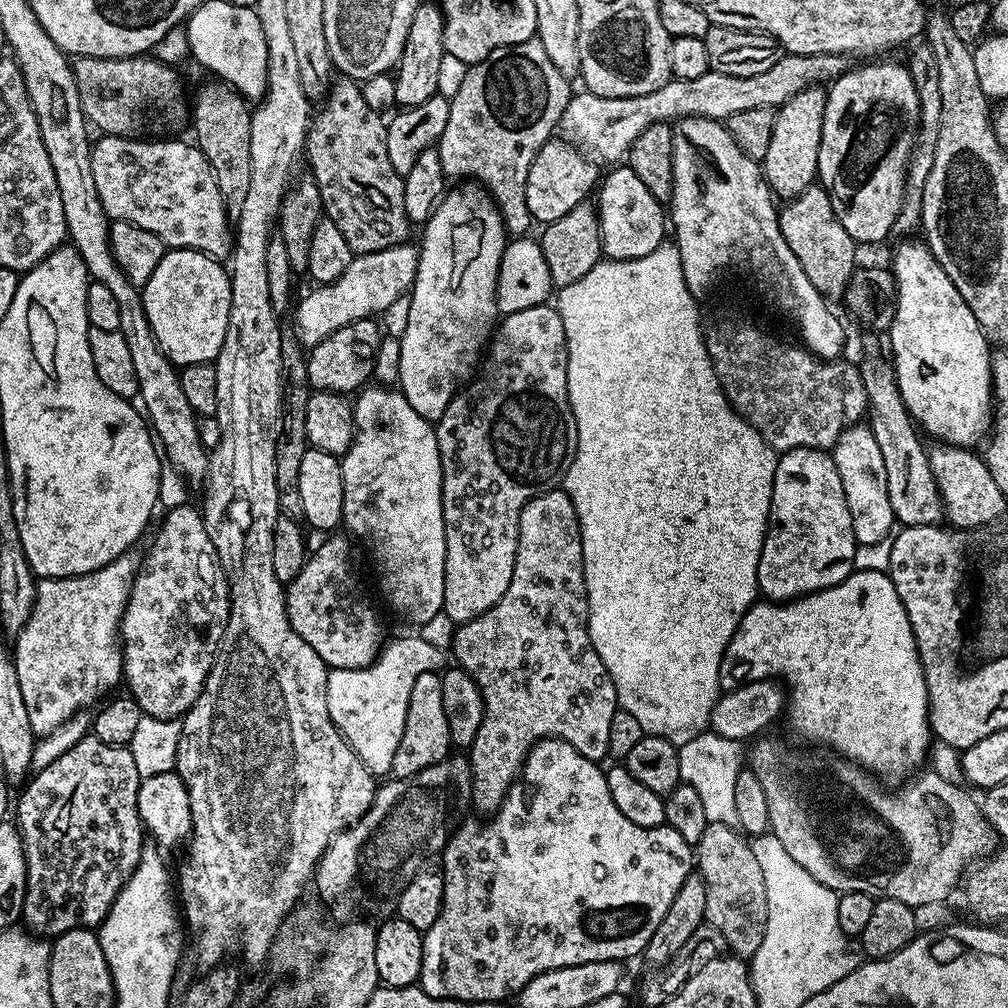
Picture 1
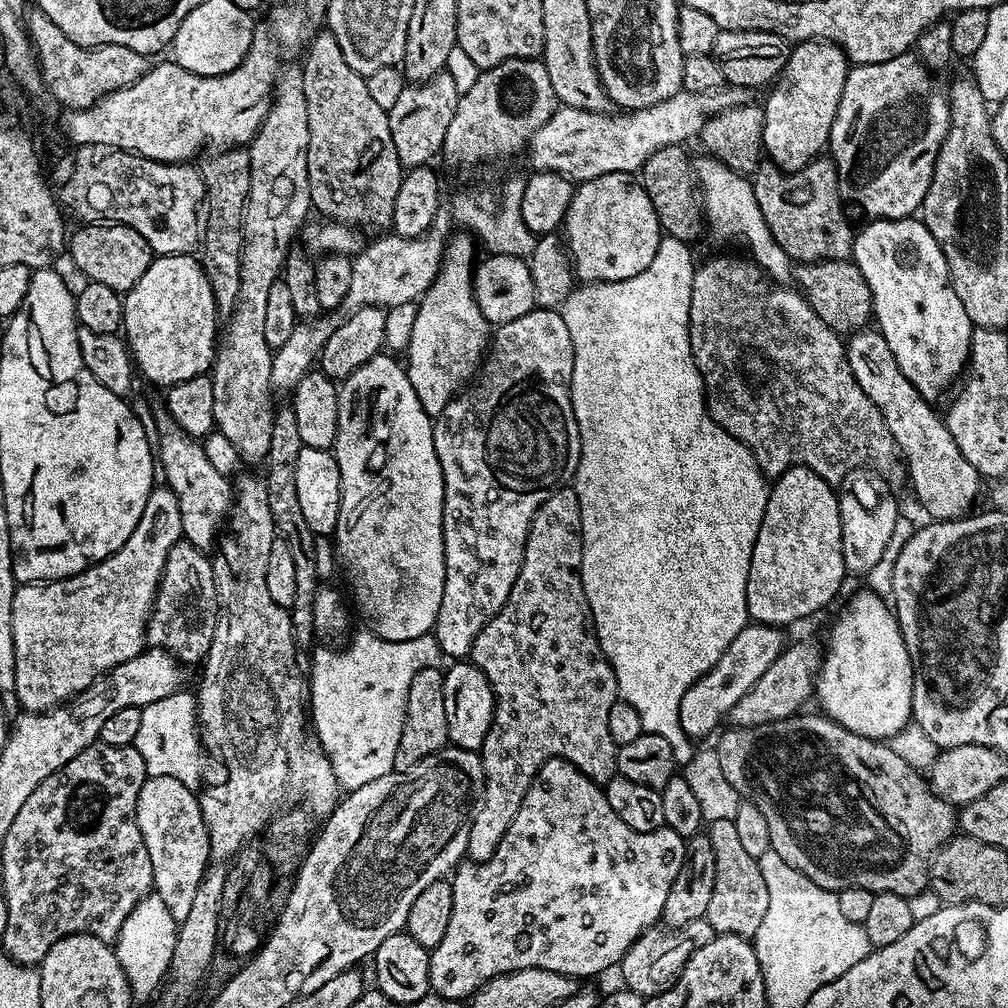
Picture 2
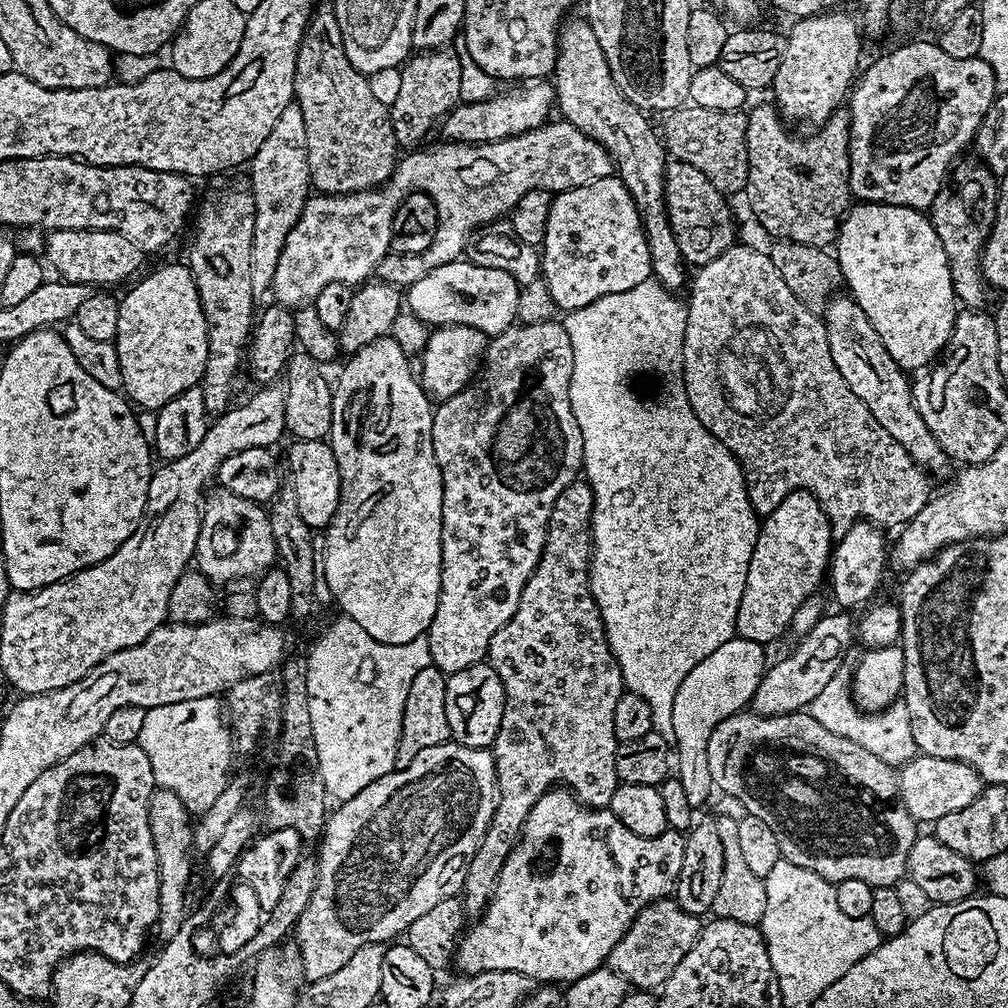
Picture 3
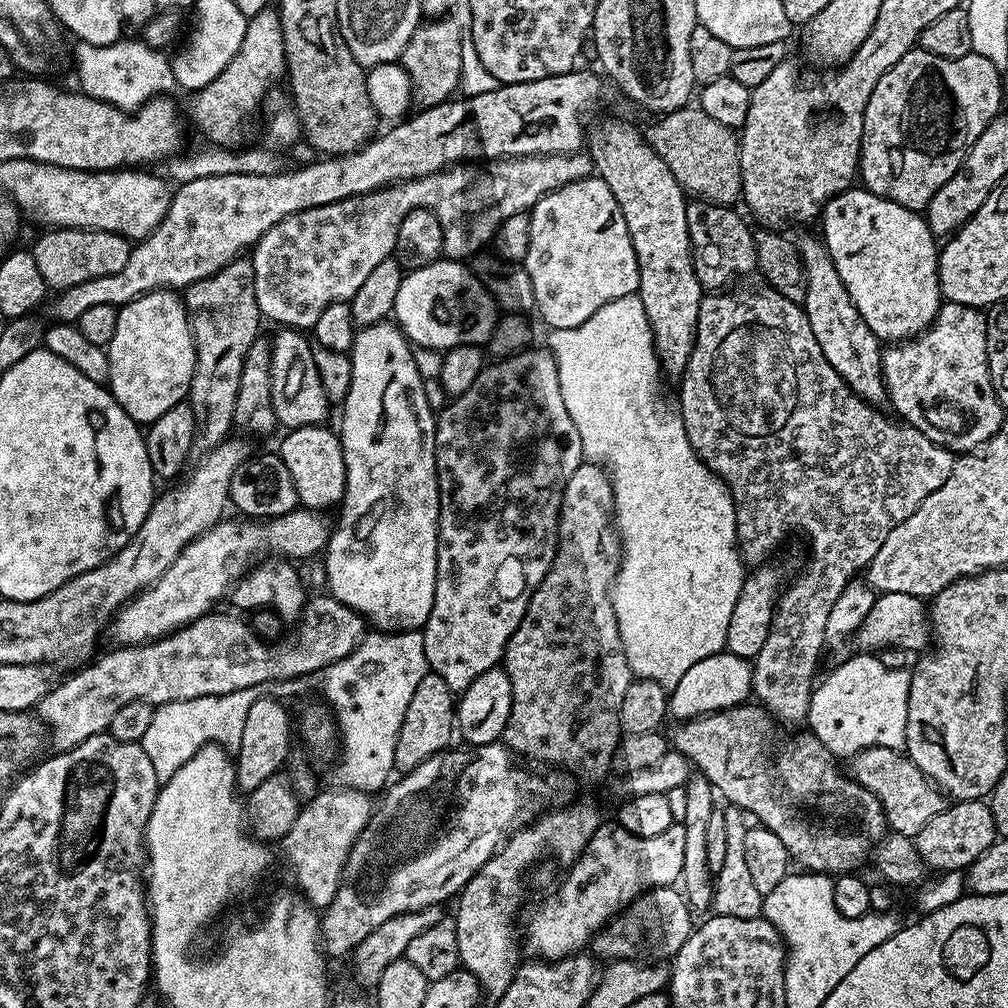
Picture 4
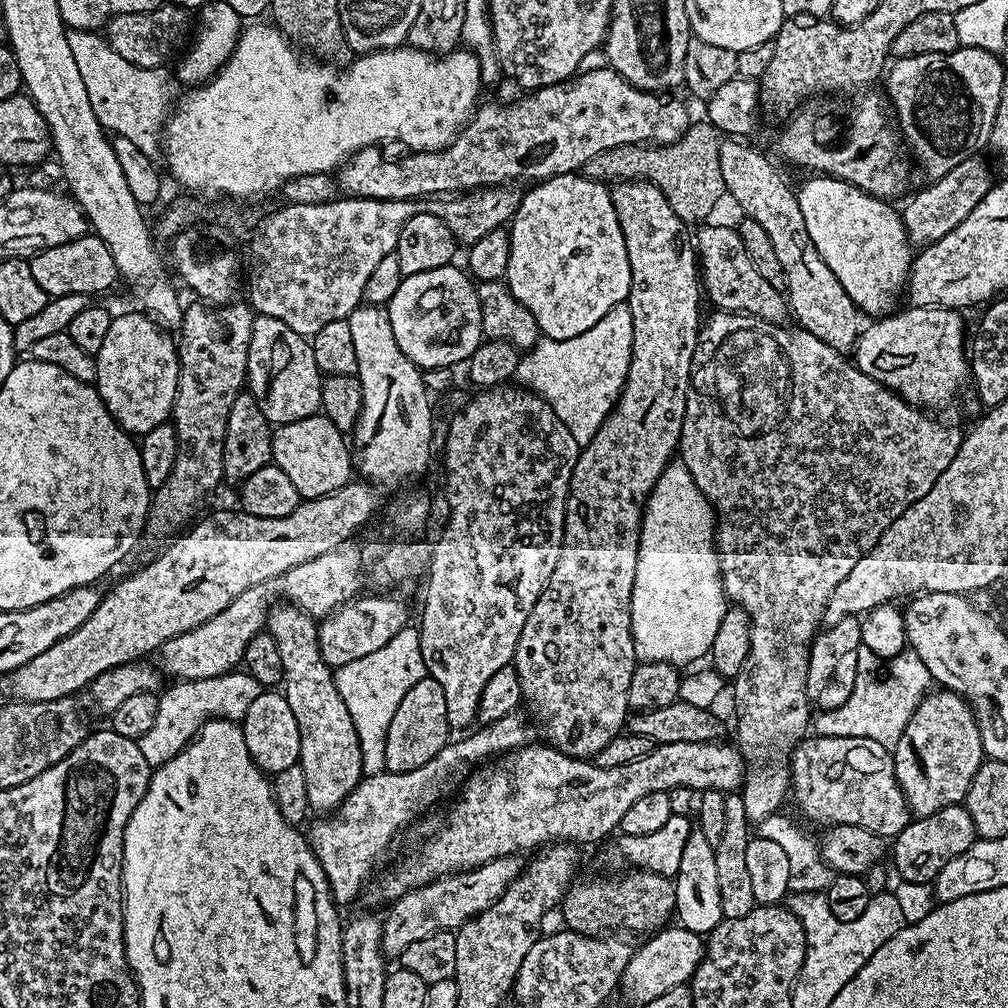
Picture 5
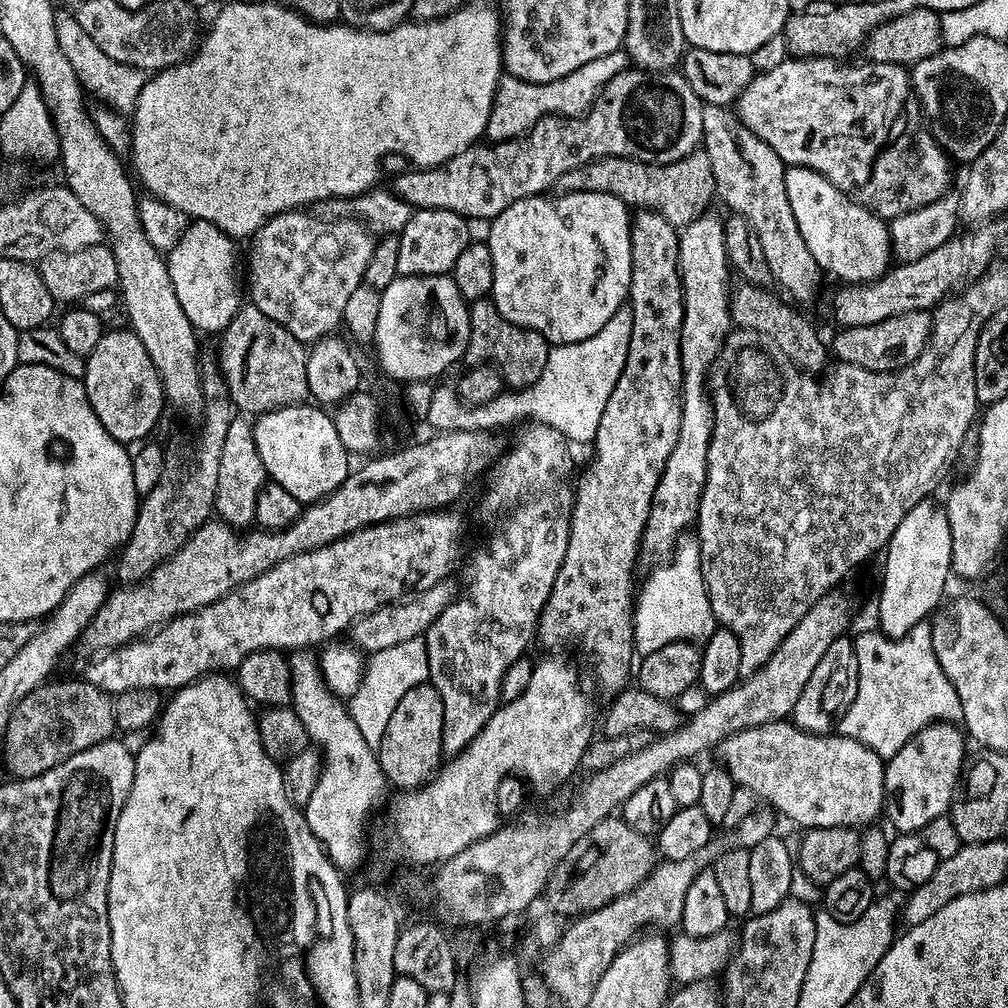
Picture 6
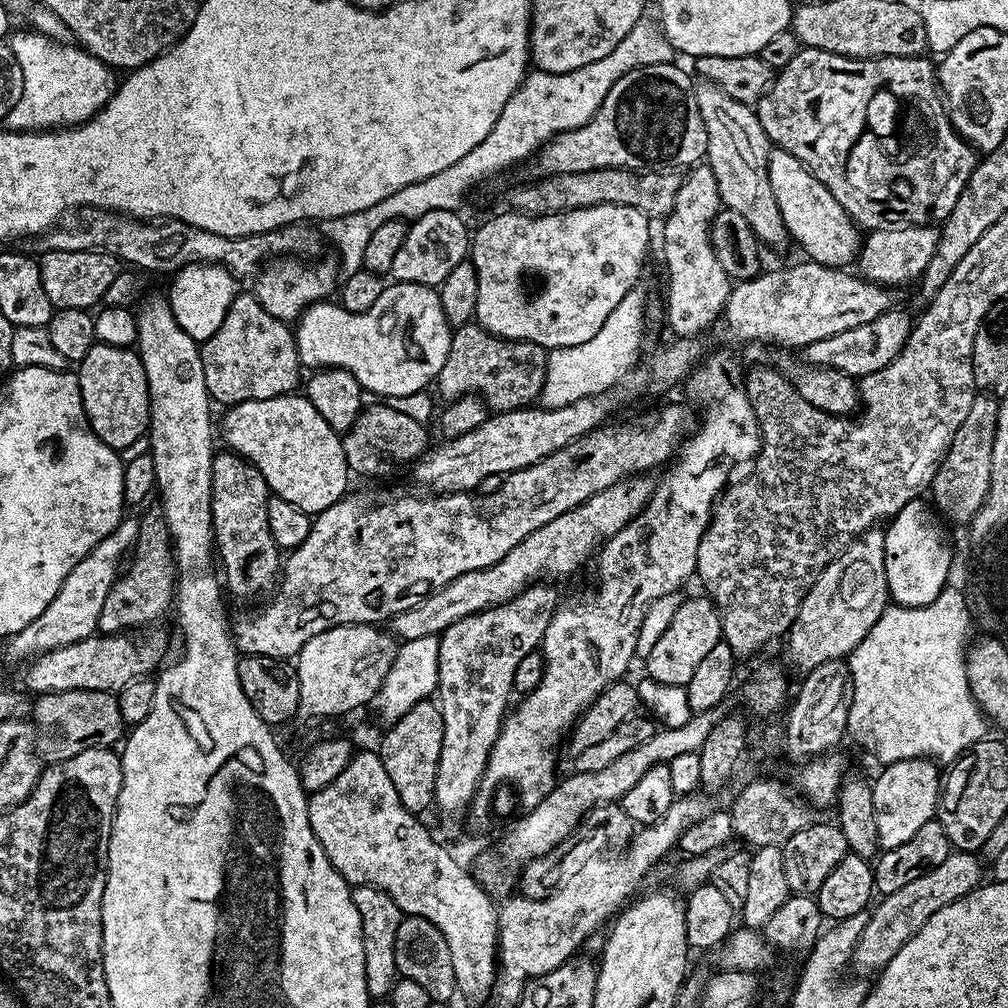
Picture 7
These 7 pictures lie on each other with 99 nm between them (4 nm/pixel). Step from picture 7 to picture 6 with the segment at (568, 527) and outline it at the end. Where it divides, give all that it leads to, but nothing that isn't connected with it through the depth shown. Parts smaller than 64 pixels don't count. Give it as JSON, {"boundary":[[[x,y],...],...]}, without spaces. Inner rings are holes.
{"boundary":[[[455,579],[440,580],[421,592],[411,593],[403,600],[396,600],[392,604],[383,604],[378,610],[361,616],[353,622],[350,629],[351,643],[361,652],[371,654],[378,650],[387,650],[389,646],[399,646],[402,642],[410,642],[410,638],[418,638],[428,631],[428,627],[450,606],[458,595],[458,584]]]}

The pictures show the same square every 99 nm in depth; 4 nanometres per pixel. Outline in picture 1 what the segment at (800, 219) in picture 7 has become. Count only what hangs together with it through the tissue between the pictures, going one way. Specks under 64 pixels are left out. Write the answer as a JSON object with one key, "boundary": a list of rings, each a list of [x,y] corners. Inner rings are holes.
{"boundary":[[[916,238],[900,242],[892,256],[890,271],[896,279],[896,317],[890,329],[890,359],[896,369],[902,402],[917,425],[933,436],[933,441],[950,444],[954,448],[975,449],[975,444],[989,435],[994,419],[993,349],[984,336],[982,326],[978,326],[978,318],[974,318],[970,306],[966,306],[966,298],[958,294],[954,282],[950,282],[946,270],[942,270],[927,244]]]}

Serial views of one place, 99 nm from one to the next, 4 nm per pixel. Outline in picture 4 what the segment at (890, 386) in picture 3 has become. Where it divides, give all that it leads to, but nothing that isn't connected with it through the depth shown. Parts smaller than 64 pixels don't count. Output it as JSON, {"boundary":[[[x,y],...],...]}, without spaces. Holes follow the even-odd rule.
{"boundary":[[[804,236],[798,240],[798,251],[804,278],[802,307],[810,322],[810,330],[814,330],[818,346],[822,346],[822,354],[826,354],[826,362],[830,362],[830,366],[838,370],[840,377],[857,396],[873,406],[883,405],[886,393],[884,375],[880,373],[882,341],[872,333],[870,326],[866,326],[862,314],[858,314],[823,243],[817,237],[815,240],[812,236]]]}

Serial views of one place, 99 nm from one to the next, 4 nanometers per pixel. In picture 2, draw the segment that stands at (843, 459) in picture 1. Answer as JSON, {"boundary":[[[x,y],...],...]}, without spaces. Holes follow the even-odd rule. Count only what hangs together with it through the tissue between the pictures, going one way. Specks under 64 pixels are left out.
{"boundary":[[[871,467],[854,468],[839,481],[840,517],[842,518],[842,558],[845,573],[864,578],[882,559],[894,533],[894,522],[898,515],[896,500],[888,484]]]}

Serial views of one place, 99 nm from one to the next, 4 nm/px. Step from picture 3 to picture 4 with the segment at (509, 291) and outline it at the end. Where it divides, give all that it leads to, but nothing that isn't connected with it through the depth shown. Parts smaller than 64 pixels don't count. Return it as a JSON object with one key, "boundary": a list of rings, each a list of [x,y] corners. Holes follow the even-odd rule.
{"boundary":[[[441,258],[421,268],[411,269],[405,275],[404,282],[398,286],[394,320],[400,331],[417,349],[433,348],[437,354],[443,354],[458,346],[467,344],[480,346],[487,342],[498,321],[498,305],[467,263],[459,259]]]}

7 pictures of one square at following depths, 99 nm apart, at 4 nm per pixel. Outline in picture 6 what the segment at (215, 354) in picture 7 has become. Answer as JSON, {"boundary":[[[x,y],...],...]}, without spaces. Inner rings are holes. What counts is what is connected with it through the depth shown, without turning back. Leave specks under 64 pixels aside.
{"boundary":[[[251,302],[241,303],[240,309],[234,314],[234,318],[224,327],[220,340],[220,356],[218,363],[221,372],[224,373],[224,381],[228,383],[228,392],[232,395],[233,405],[240,408],[241,413],[263,414],[272,412],[276,408],[285,408],[295,404],[303,404],[309,399],[306,382],[306,362],[308,353],[305,345],[298,338],[290,334],[286,329],[262,314]]]}

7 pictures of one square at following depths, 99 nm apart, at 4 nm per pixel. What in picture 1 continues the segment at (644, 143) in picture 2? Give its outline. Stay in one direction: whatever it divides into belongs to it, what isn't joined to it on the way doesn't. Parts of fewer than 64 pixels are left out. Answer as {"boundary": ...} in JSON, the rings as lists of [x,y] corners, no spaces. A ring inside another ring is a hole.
{"boundary":[[[781,55],[770,70],[753,74],[751,78],[734,78],[730,74],[718,74],[709,70],[702,78],[669,80],[666,86],[651,94],[634,98],[602,98],[587,90],[580,90],[568,99],[566,110],[560,119],[561,137],[579,148],[593,161],[605,160],[608,166],[615,165],[627,157],[628,151],[647,128],[665,122],[683,120],[685,116],[705,116],[711,120],[727,122],[742,110],[779,109],[794,94],[807,88],[815,88],[831,82],[846,71],[846,60],[842,56],[793,56]]]}

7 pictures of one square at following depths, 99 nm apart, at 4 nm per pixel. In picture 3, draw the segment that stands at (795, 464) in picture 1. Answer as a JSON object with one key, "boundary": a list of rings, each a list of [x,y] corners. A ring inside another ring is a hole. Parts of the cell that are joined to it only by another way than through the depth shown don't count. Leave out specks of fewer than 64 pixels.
{"boundary":[[[803,490],[786,494],[786,498],[778,502],[773,512],[763,517],[760,536],[756,539],[756,549],[750,558],[750,570],[746,574],[746,590],[742,592],[742,602],[736,615],[735,635],[741,640],[768,646],[771,645],[771,640],[778,639],[784,631],[787,633],[792,627],[794,614],[798,614],[801,606],[815,597],[812,595],[819,590],[823,580],[825,583],[830,572],[833,547],[832,523],[829,522],[818,498],[812,492]]]}

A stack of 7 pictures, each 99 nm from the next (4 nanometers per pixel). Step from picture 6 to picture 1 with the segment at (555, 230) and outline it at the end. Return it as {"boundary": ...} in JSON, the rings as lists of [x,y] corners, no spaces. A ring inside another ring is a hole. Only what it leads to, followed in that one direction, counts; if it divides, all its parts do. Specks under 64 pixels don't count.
{"boundary":[[[616,166],[608,177],[603,177],[598,188],[598,219],[600,221],[600,246],[603,255],[609,260],[633,260],[650,254],[659,244],[665,243],[666,212],[661,201],[646,190],[646,186],[638,174],[627,166]],[[621,167],[621,168],[620,168]],[[613,171],[613,172],[612,172]],[[604,184],[604,185],[603,185]]]}

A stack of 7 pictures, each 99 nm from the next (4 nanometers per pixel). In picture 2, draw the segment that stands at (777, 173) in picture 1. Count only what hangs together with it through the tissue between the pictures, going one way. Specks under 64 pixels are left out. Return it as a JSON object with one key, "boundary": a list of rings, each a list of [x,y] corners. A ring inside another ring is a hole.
{"boundary":[[[802,40],[789,51],[786,66],[771,85],[772,93],[762,100],[764,152],[777,168],[797,172],[827,149],[849,67],[847,54],[828,40]]]}

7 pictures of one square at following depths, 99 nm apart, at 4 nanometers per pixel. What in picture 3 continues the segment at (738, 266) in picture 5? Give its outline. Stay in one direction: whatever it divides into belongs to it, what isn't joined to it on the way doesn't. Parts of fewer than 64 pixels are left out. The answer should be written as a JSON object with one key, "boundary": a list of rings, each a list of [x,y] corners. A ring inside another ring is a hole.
{"boundary":[[[669,159],[666,164],[666,199],[668,202],[668,220],[672,224],[672,229],[676,235],[676,241],[680,247],[680,253],[684,256],[685,265],[699,266],[718,258],[731,244],[737,243],[736,220],[732,217],[732,208],[728,205],[729,197],[723,192],[719,192],[702,174],[702,170],[690,166],[690,162]]]}

